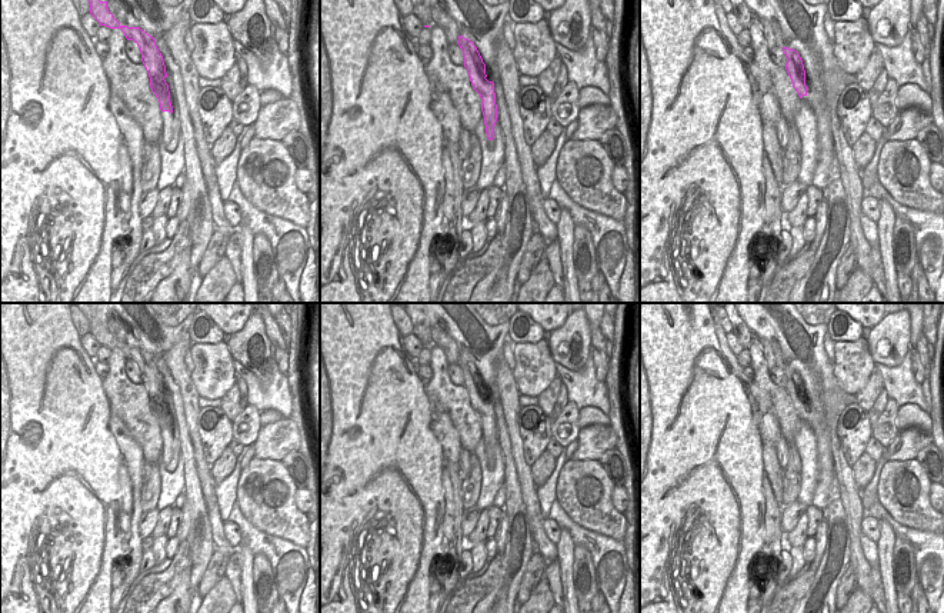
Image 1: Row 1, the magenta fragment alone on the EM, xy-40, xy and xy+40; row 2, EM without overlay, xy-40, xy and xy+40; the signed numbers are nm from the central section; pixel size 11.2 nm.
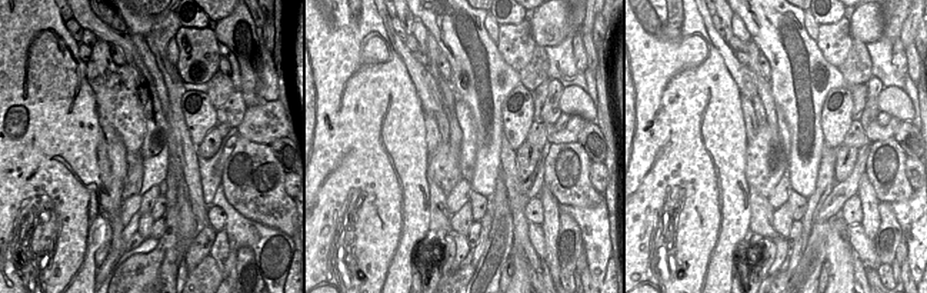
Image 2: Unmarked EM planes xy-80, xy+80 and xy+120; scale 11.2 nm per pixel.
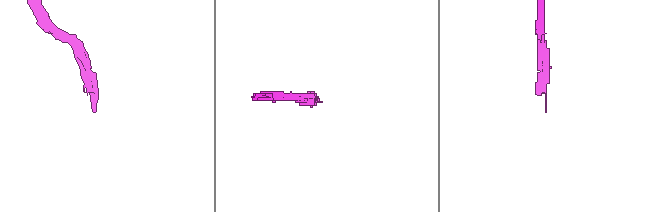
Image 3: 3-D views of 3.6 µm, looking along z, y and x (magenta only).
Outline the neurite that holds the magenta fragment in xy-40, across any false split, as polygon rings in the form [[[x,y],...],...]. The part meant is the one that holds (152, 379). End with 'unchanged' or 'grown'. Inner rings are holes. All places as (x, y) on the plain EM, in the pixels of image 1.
[[[76,303],[84,313],[90,323],[90,334],[100,343],[110,349],[120,349],[127,360],[133,360],[141,373],[141,382],[150,397],[151,412],[160,423],[163,449],[160,454],[160,464],[167,472],[174,472],[181,454],[179,427],[171,404],[170,394],[166,392],[163,376],[156,366],[154,357],[147,354],[140,347],[121,346],[107,329],[107,322],[100,322],[96,312],[87,303]]] | grown

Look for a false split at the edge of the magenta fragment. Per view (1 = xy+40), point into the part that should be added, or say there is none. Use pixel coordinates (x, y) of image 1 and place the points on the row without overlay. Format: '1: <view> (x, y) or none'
1: none

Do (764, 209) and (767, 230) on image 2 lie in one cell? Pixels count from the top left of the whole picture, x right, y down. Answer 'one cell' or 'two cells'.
one cell

